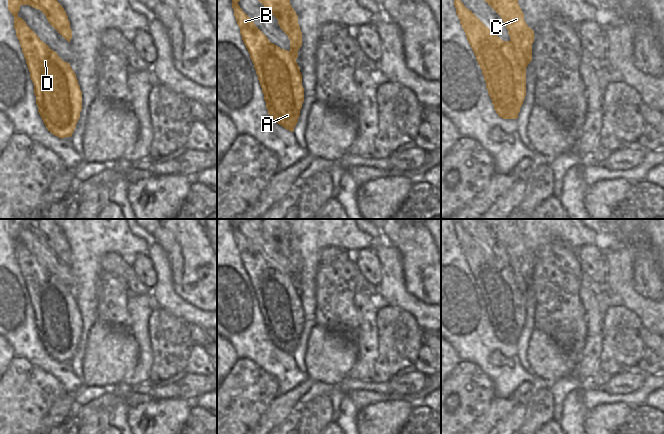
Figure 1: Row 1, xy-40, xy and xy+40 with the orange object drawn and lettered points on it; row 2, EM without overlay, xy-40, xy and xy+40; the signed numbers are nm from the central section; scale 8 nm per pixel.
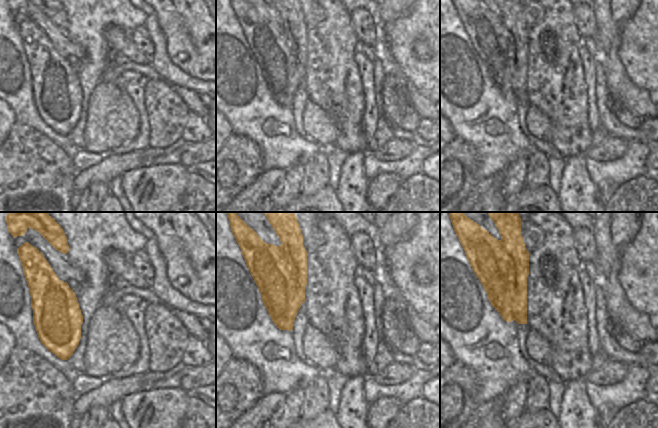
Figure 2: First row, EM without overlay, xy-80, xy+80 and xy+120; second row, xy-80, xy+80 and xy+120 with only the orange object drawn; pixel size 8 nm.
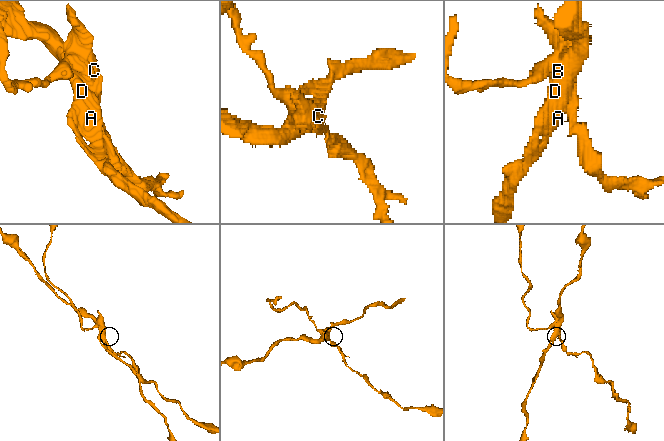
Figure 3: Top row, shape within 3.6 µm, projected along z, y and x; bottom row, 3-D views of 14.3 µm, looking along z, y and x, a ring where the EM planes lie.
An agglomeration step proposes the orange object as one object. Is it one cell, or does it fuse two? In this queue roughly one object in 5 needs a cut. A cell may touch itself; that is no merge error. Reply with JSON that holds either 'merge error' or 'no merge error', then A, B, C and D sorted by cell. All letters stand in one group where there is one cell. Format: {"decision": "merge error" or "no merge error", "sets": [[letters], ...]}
{"decision": "merge error", "sets": [["A", "B", "D"], ["C"]]}

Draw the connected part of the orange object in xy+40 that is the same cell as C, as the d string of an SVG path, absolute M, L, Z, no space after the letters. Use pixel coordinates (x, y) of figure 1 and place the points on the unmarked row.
M479 219L503 244L523 295L532 285L534 255L526 248L516 219Z

